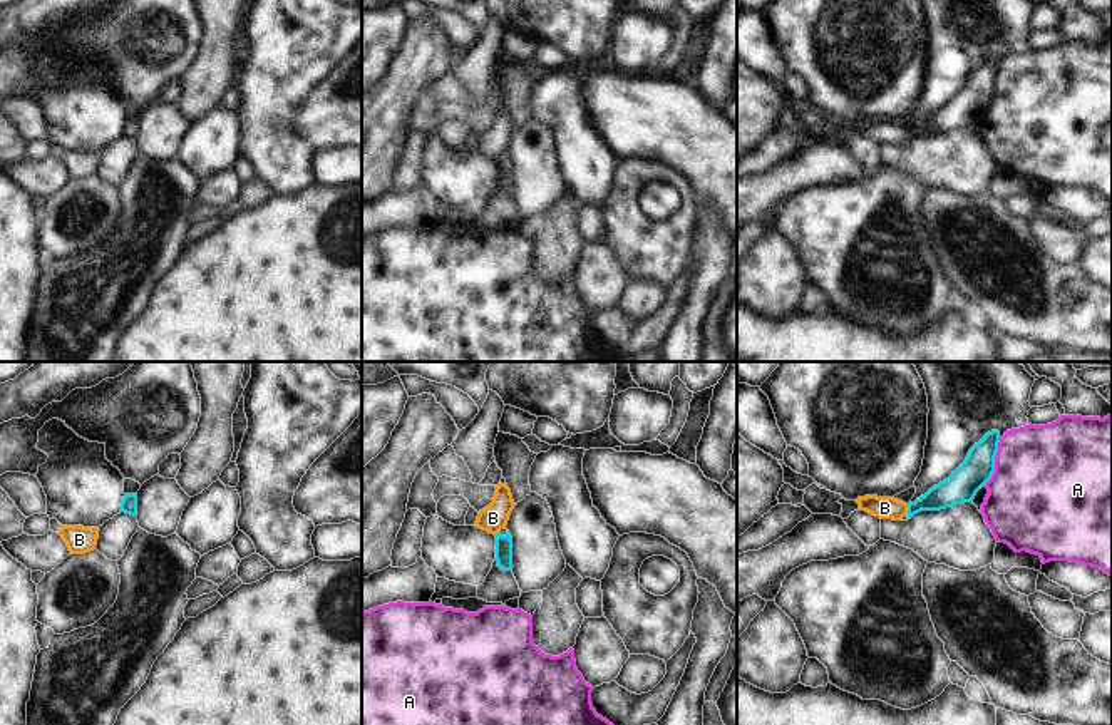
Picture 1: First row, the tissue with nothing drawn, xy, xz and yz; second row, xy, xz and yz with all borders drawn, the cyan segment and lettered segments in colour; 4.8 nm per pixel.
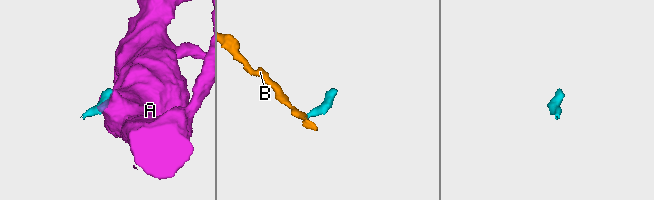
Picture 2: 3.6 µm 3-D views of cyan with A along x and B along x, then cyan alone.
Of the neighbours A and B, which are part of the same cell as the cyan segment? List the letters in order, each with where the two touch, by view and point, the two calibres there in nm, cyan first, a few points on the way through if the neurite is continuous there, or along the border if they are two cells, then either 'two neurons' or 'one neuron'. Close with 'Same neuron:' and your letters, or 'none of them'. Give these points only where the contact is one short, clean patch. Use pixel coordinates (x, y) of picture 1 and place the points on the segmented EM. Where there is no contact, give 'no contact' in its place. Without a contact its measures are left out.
A: yz (993, 462) | 160/480 nm | along yz (1000, 437), (995, 471), (983, 486) | two neurons
B: yz (908, 509) | 140/110 nm | along yz (906, 504), (908, 513) | two neurons
Same neuron: none of them

